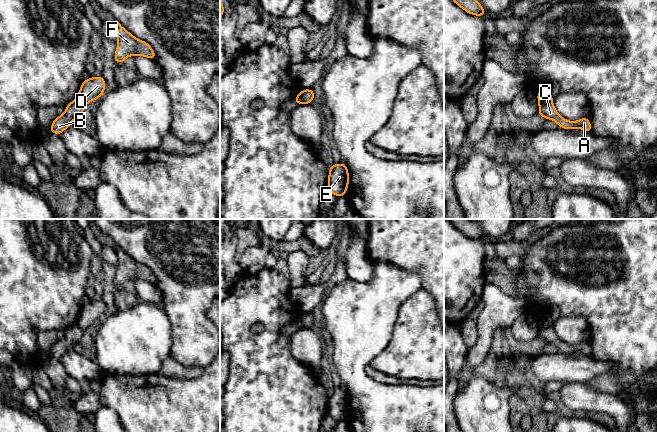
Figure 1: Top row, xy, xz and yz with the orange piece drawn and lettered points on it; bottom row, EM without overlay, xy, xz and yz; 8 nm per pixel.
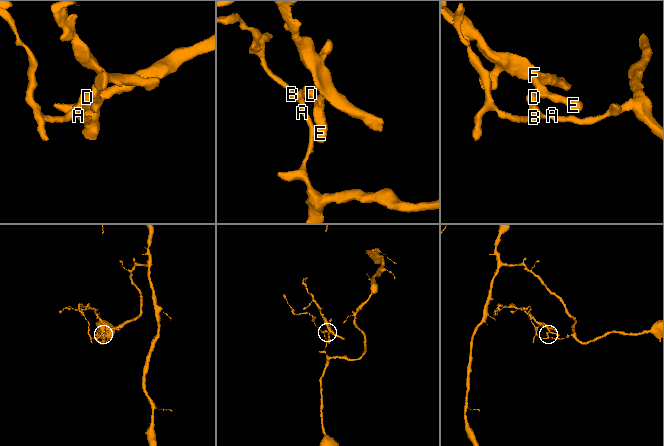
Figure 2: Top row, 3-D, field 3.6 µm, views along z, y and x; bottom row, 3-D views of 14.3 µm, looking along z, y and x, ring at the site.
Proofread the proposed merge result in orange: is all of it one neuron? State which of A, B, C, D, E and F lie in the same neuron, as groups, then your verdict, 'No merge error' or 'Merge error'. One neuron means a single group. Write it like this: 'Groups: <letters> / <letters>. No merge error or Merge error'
Groups: A B C / D E F. Merge error

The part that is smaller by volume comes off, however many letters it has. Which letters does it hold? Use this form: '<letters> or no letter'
D, E, F

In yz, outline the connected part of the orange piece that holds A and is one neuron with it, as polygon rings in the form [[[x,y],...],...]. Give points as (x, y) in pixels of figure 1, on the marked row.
[[[553,102],[546,104],[539,104],[538,111],[539,111],[538,115],[539,117],[547,118],[549,120],[554,121],[559,125],[561,129],[571,130],[578,128],[584,130],[587,133],[591,133],[592,131],[592,125],[590,123],[589,118],[585,116],[577,121],[569,121],[559,115],[557,110],[555,109]]]

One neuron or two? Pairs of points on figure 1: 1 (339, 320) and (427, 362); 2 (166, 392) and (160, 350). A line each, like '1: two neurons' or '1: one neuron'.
1: two neurons
2: two neurons

